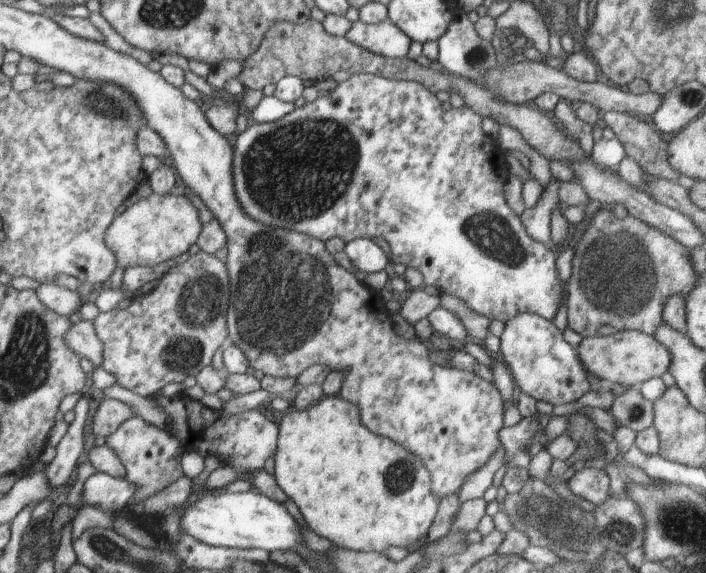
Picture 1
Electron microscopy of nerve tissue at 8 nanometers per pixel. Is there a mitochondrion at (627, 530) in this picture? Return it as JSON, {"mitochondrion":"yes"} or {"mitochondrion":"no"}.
{"mitochondrion":"yes"}

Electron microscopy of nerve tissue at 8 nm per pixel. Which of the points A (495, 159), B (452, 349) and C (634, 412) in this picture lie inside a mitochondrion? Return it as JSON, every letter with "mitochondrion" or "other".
{"A":"other","B":"other","C":"mitochondrion"}

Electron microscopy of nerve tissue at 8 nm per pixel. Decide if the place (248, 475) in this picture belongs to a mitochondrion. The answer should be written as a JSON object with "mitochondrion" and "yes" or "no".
{"mitochondrion":"no"}

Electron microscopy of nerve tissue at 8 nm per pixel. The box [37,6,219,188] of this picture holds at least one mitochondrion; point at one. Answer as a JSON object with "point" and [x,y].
{"point":[99,103]}

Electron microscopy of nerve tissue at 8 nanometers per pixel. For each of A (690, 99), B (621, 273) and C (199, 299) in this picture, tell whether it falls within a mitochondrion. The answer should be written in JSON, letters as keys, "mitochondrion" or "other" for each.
{"A":"mitochondrion","B":"mitochondrion","C":"mitochondrion"}

